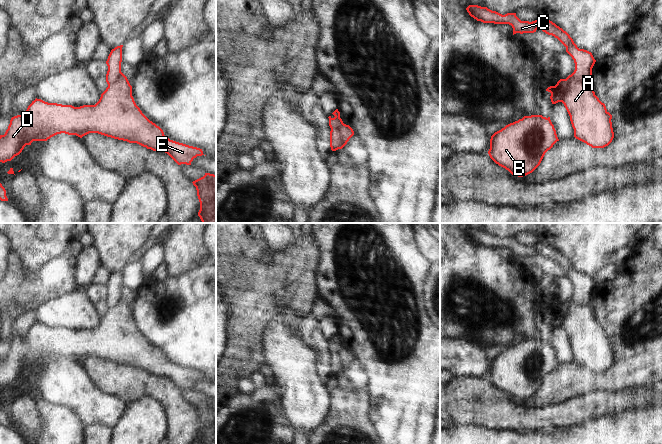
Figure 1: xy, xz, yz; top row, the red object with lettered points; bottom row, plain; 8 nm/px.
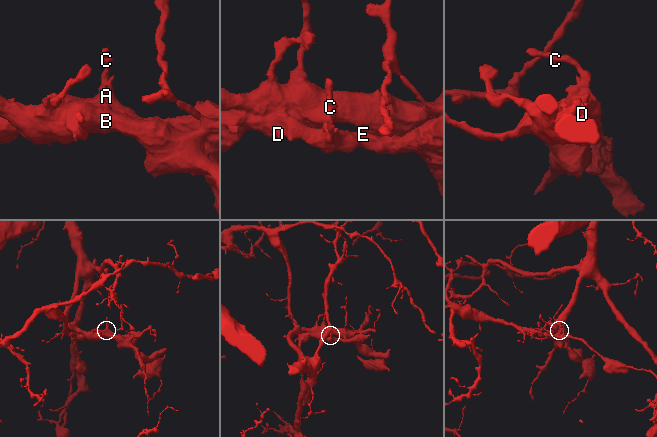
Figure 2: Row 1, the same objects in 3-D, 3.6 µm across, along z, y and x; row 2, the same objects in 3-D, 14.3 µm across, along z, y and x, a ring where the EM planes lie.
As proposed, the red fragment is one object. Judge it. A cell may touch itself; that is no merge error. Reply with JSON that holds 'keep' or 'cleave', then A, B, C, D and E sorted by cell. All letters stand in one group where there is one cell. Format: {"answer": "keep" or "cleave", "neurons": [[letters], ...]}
{"answer": "cleave", "neurons": [["A", "D", "E"], ["B", "C"]]}

